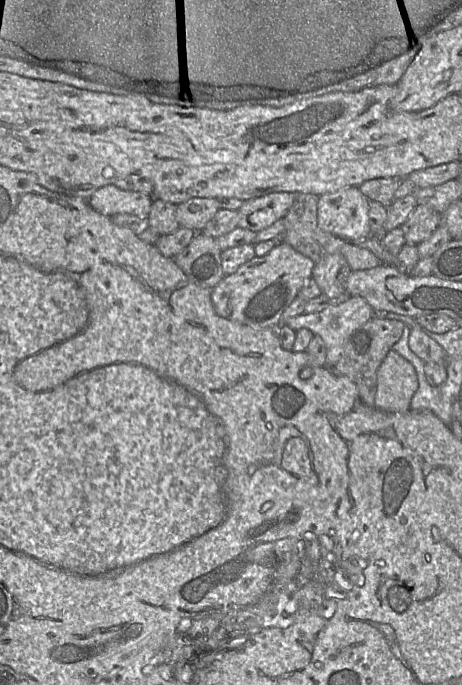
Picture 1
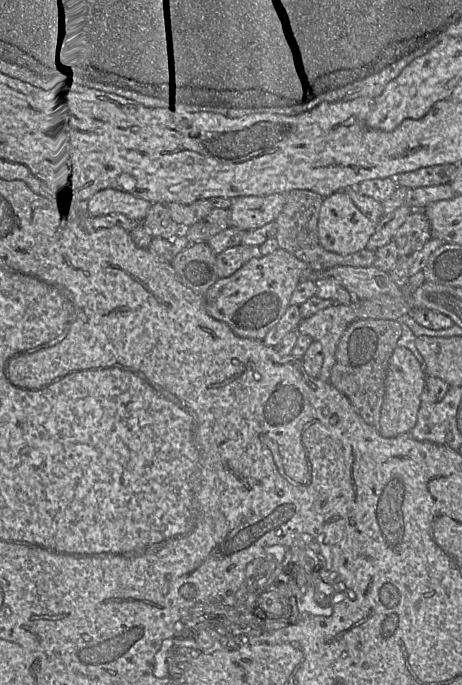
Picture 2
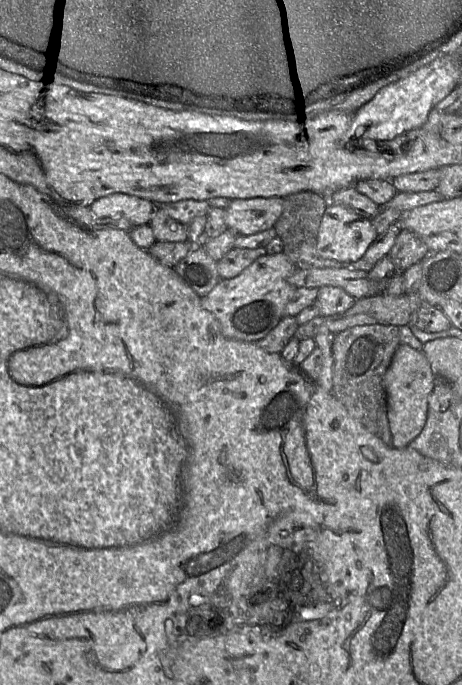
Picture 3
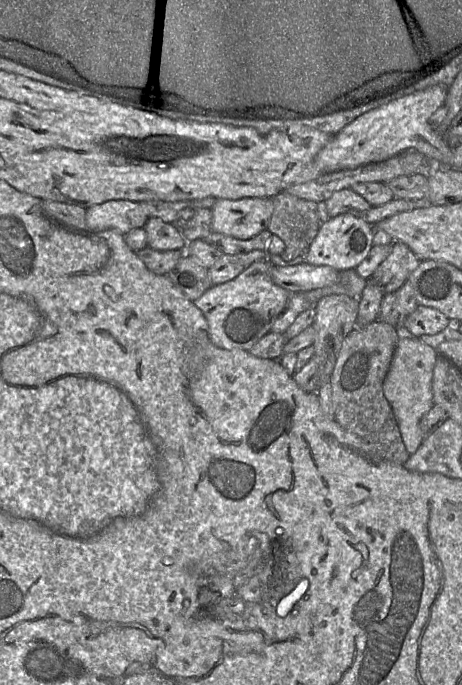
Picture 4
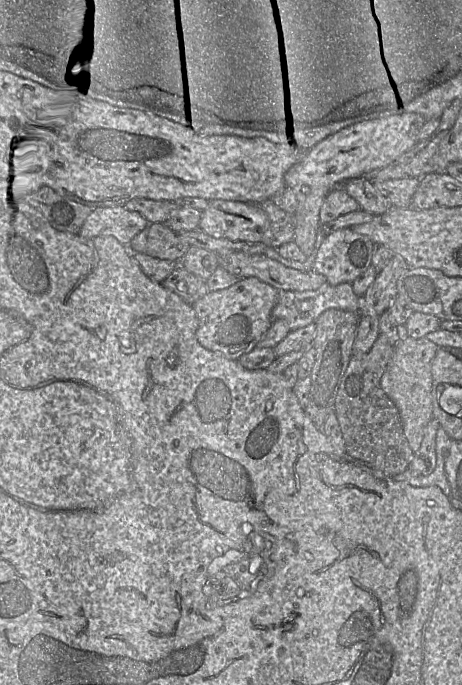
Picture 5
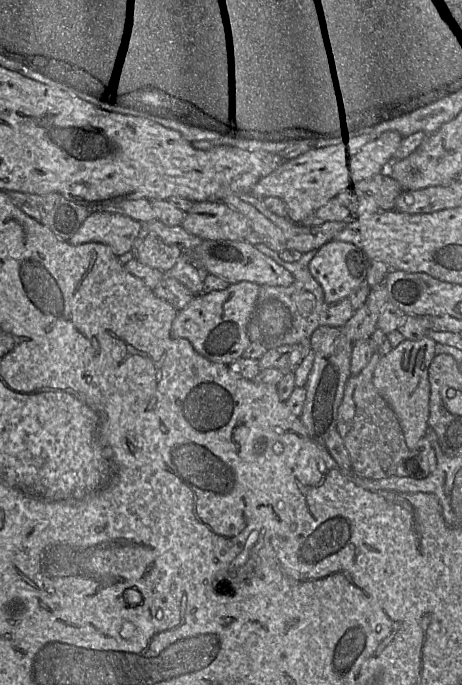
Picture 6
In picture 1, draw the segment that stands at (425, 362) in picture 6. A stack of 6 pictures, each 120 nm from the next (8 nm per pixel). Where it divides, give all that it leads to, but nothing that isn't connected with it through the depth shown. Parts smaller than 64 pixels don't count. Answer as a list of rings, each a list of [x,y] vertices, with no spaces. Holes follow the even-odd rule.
[[[390,350],[377,371],[375,408],[386,413],[406,413],[418,389],[413,365]]]

